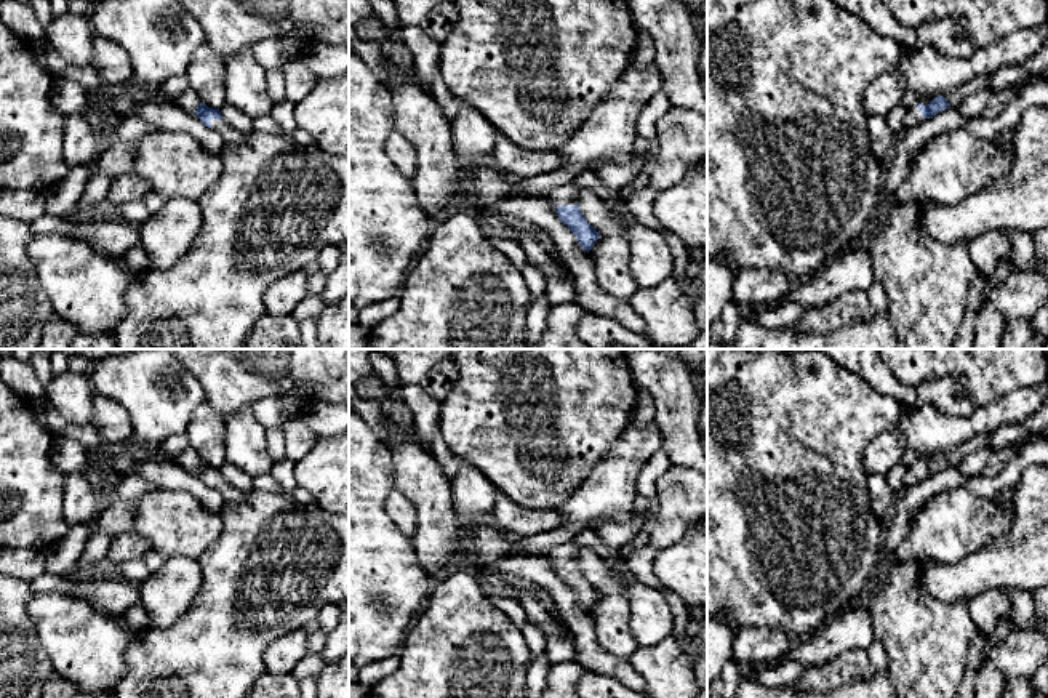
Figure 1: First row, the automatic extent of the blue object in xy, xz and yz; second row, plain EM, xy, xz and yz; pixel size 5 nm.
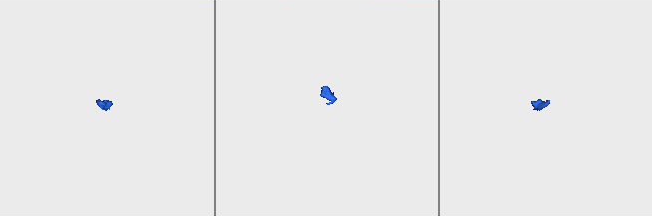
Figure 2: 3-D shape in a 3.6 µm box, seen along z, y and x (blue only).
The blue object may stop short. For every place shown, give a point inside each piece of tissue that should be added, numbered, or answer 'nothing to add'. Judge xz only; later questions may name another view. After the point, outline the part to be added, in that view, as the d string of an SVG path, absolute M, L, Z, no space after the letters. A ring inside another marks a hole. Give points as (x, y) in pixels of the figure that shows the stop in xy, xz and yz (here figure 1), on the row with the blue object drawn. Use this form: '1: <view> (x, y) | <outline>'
1: xz (568, 194) | M565 184L550 192L549 199L555 203L555 207L574 207L579 199L579 187L574 184Z

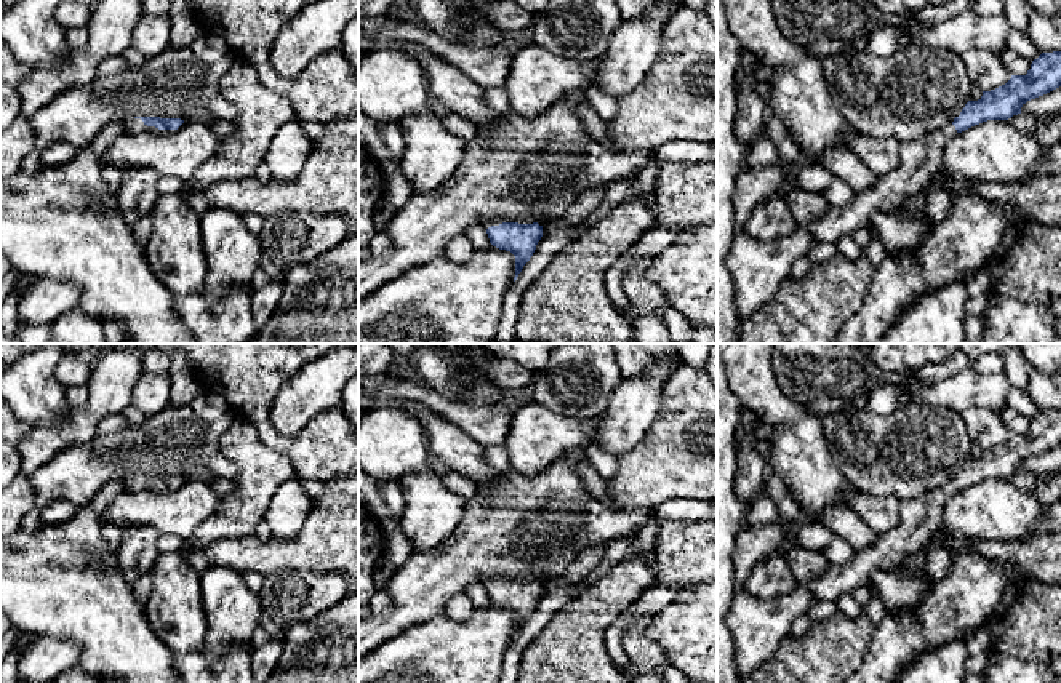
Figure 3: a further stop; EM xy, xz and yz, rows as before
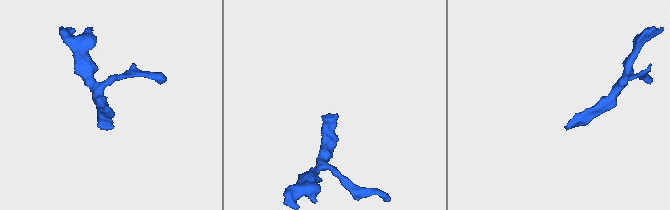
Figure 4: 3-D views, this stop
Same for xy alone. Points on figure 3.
1: xy (133, 125) | M126 118L125 120L125 126L123 126L123 133L126 134L171 134L176 130L158 130L155 126L147 126L141 118Z

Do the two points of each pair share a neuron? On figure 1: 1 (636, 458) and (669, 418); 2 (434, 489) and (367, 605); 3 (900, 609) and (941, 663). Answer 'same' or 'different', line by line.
1: different
2: different
3: same

